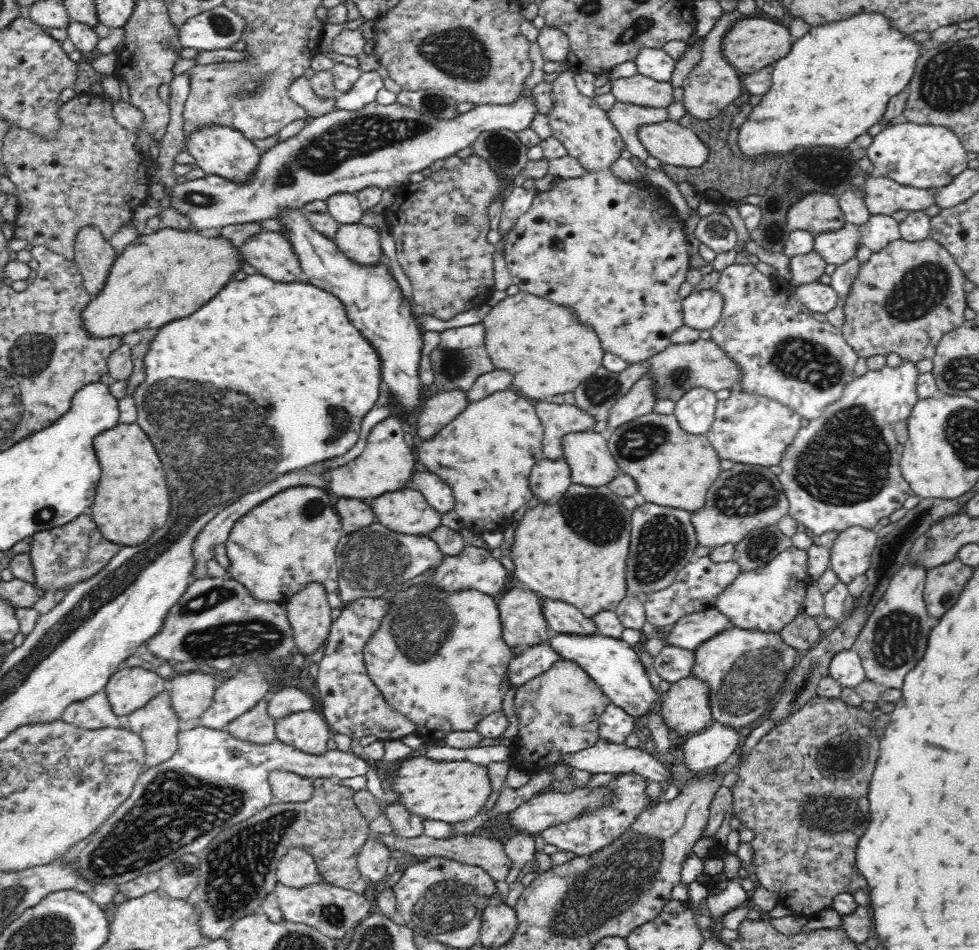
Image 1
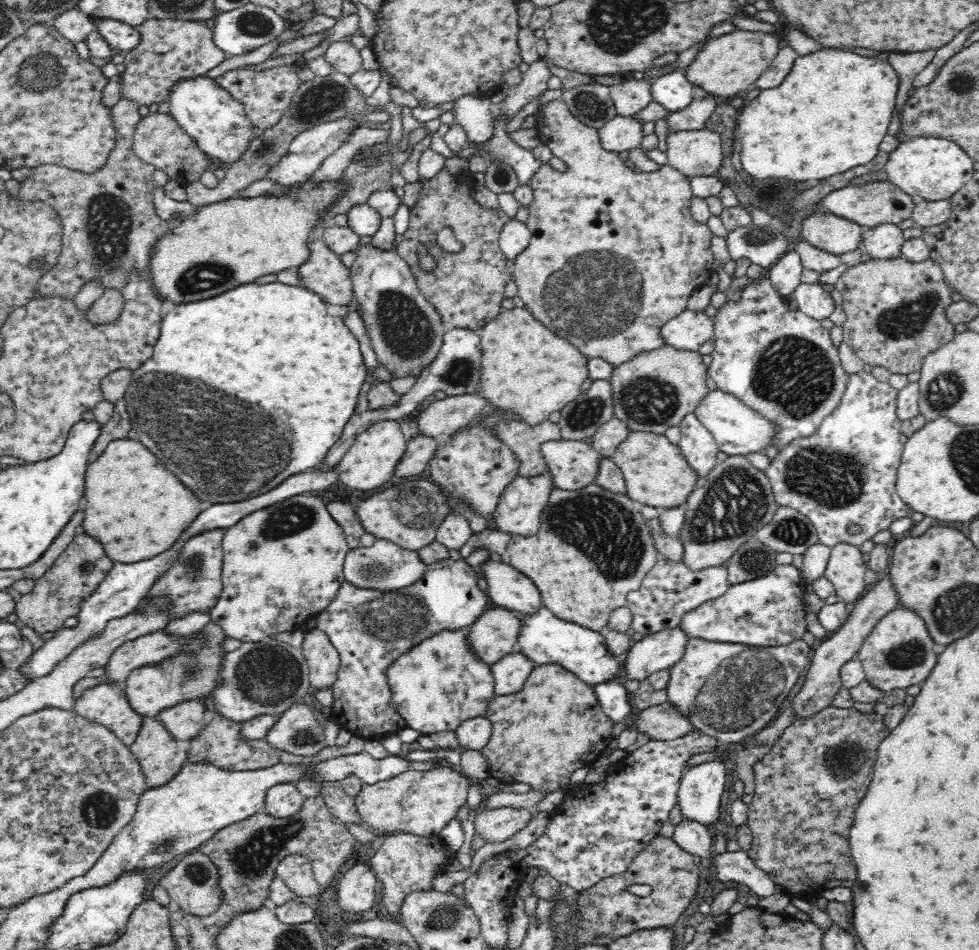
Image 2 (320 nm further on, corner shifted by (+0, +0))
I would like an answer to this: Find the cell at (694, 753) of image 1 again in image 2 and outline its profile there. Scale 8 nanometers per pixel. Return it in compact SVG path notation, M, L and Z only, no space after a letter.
M706 762L690 767L682 775L677 805L683 820L714 825L720 818L720 802L726 784L723 762Z

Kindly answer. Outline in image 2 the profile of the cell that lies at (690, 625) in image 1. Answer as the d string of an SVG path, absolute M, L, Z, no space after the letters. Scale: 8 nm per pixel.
M677 627L634 641L620 664L620 678L641 683L655 672L669 669L682 658L688 639L686 633Z

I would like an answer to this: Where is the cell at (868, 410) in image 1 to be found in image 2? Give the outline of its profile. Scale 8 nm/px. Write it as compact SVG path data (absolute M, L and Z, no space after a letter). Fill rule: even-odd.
M860 371L848 376L848 382L846 390L844 391L842 400L840 404L828 416L824 417L821 425L813 432L810 436L793 440L788 446L785 446L776 457L771 460L770 466L764 470L768 480L770 481L772 492L774 493L776 503L779 506L788 506L794 510L807 516L814 527L816 527L819 543L824 544L830 548L837 546L838 544L850 544L852 546L860 547L866 540L870 540L874 534L880 532L880 530L886 530L889 528L890 524L898 518L908 517L908 505L904 504L904 501L900 499L898 493L896 493L896 474L898 467L900 466L900 460L904 448L904 437L900 435L901 423L896 415L896 396L898 396L898 391L892 388L886 381L879 381L872 373L866 373L865 371ZM854 524L860 527L858 533L850 533L849 527Z

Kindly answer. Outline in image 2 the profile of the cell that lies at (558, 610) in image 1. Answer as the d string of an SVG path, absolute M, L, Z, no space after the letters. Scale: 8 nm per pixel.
M489 559L478 566L480 575L488 583L486 594L491 606L506 607L524 615L534 613L543 606L540 592L532 580L508 565L505 560L495 562Z

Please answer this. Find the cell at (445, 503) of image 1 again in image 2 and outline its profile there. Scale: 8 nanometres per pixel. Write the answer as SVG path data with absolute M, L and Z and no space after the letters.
M459 509L447 514L436 531L435 541L446 549L457 550L464 548L466 541L472 536L473 530Z

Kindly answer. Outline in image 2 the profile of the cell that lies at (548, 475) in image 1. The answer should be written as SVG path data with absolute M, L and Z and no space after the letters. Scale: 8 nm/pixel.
M548 470L533 477L517 476L500 494L498 506L492 512L493 528L510 534L511 538L534 536L541 527L544 508L548 505L550 492L554 489L552 475Z

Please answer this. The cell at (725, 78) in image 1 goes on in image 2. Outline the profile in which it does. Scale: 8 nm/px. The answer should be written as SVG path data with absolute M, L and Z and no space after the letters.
M708 96L704 100L692 100L692 104L676 114L669 114L662 118L668 125L668 132L698 131L705 128L708 118L717 108L717 100L714 96Z

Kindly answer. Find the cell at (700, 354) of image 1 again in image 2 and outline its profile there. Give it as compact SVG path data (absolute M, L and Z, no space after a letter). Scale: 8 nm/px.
M662 346L654 351L640 352L634 358L613 367L609 378L612 387L612 400L614 405L613 417L620 419L632 432L653 432L664 435L668 428L679 426L682 419L694 413L700 400L708 394L706 372L709 370L702 361L698 351L677 350L672 346Z

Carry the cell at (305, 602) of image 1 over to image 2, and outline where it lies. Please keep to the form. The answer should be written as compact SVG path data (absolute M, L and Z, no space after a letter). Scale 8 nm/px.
M313 629L304 636L303 653L309 666L309 681L312 691L334 688L338 680L340 657L328 636Z

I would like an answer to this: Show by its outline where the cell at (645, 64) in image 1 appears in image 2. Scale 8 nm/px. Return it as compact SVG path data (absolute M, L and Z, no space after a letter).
M683 70L658 78L651 87L653 101L660 104L669 114L686 110L692 104L693 86Z

